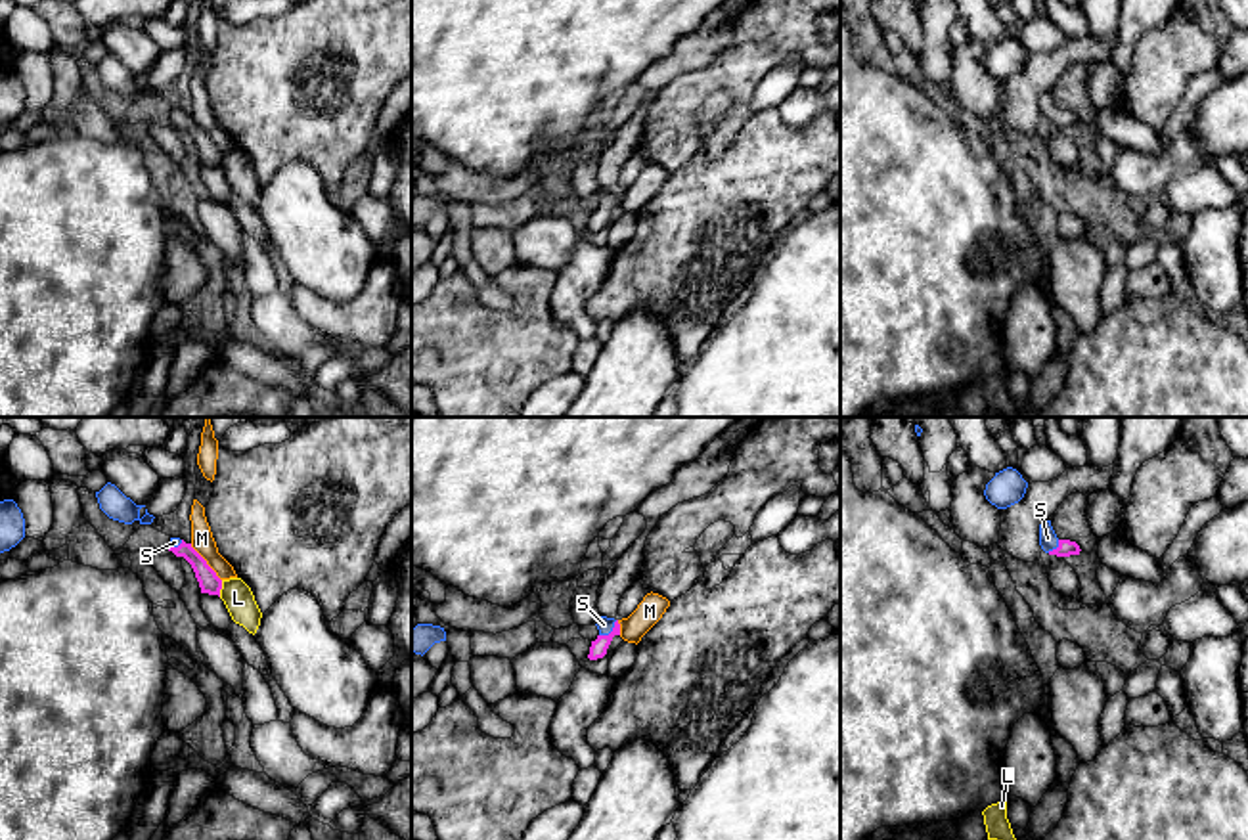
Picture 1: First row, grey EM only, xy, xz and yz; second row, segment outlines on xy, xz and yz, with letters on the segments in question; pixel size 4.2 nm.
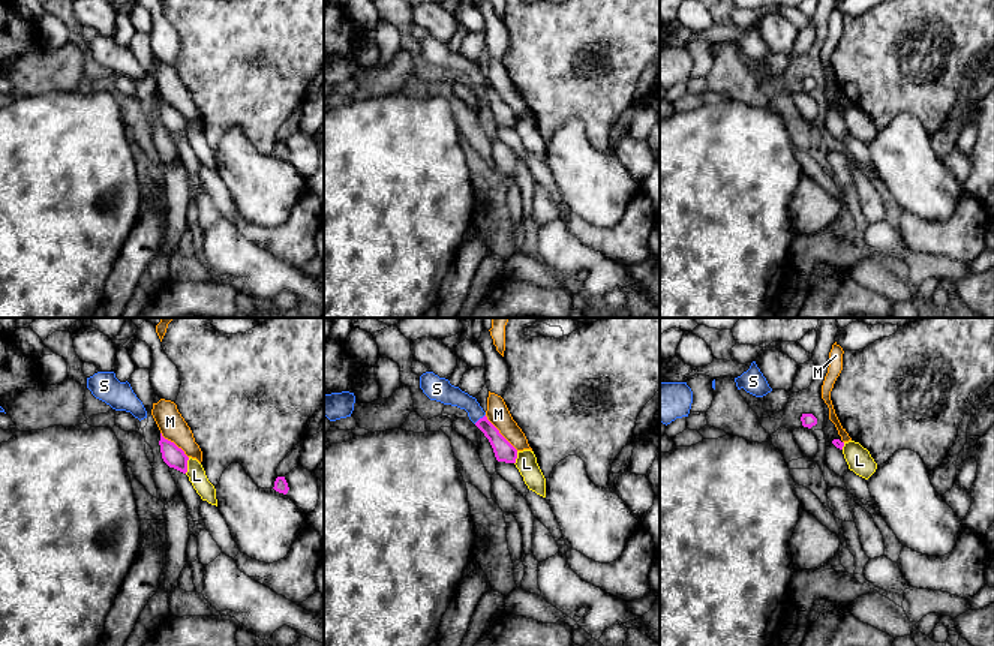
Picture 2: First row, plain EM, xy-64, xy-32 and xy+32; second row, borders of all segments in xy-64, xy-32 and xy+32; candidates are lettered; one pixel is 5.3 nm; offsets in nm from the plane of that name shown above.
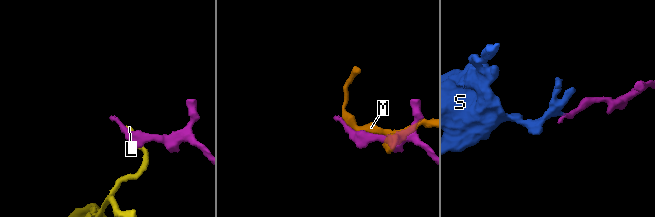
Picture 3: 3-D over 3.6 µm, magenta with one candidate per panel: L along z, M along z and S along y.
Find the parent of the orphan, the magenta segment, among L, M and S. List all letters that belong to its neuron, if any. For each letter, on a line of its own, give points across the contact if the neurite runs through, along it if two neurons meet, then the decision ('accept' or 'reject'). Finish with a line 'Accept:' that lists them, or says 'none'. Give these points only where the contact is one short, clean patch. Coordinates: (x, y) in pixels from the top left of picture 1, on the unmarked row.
L: border xy (222, 152), (219, 167); reject
M: reject
S: way xz (598, 221), (611, 203), (603, 196); accept
Accept: S

